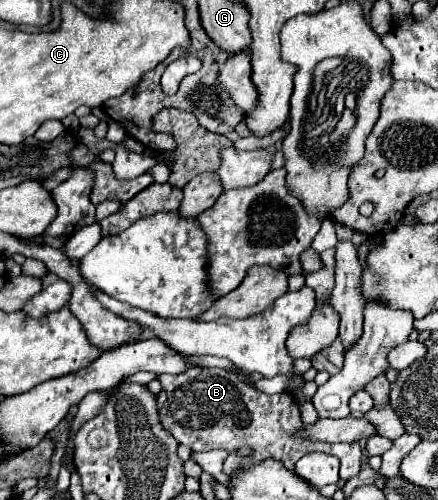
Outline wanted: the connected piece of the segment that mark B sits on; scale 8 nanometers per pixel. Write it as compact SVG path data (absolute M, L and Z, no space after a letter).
M190 368L186 374L162 374L162 392L158 398L158 414L164 428L184 446L194 452L200 450L226 450L228 458L224 460L224 474L236 476L242 470L242 460L236 456L236 448L242 444L254 450L254 456L248 458L252 464L264 462L268 458L278 460L284 468L294 470L298 458L310 452L332 454L340 460L342 480L354 478L361 468L361 448L354 443L326 443L310 440L304 436L294 436L302 430L302 420L298 404L292 394L274 394L268 396L248 386L244 380L222 368Z

